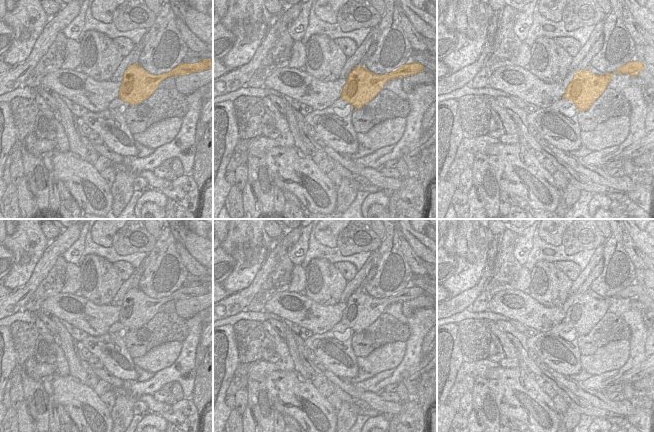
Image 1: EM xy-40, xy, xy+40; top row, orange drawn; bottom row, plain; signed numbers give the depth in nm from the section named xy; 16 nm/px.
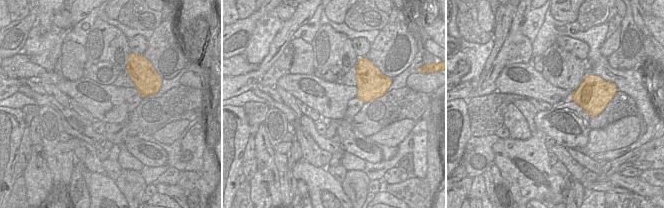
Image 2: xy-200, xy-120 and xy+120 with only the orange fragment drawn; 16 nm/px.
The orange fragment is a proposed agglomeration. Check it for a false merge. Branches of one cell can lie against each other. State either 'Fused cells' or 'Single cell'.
Single cell

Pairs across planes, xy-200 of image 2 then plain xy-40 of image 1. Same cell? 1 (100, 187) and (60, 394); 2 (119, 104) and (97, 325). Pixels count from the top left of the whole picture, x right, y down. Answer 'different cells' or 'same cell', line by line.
1: same cell
2: same cell

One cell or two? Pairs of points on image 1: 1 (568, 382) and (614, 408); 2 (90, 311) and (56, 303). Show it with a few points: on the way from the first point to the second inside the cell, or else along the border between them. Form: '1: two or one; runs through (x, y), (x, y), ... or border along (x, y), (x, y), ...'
1: one; runs through (579, 391), (590, 394), (603, 402)
2: one; runs through (82, 314), (73, 314), (64, 310)

